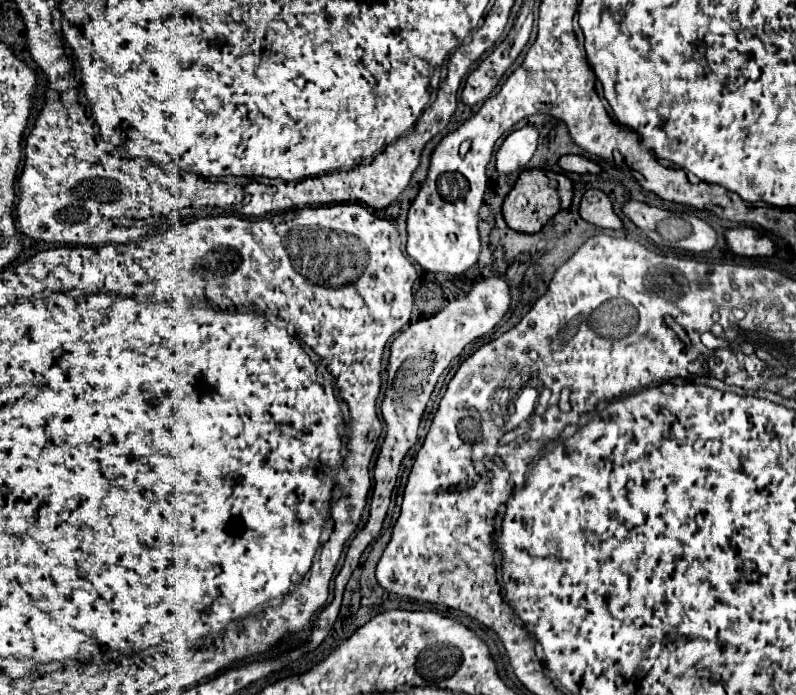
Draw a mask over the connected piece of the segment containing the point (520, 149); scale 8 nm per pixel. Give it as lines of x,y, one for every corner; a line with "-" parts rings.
524,126
514,130
496,152
496,170
500,174
510,174
524,168
534,156
538,146
538,128

